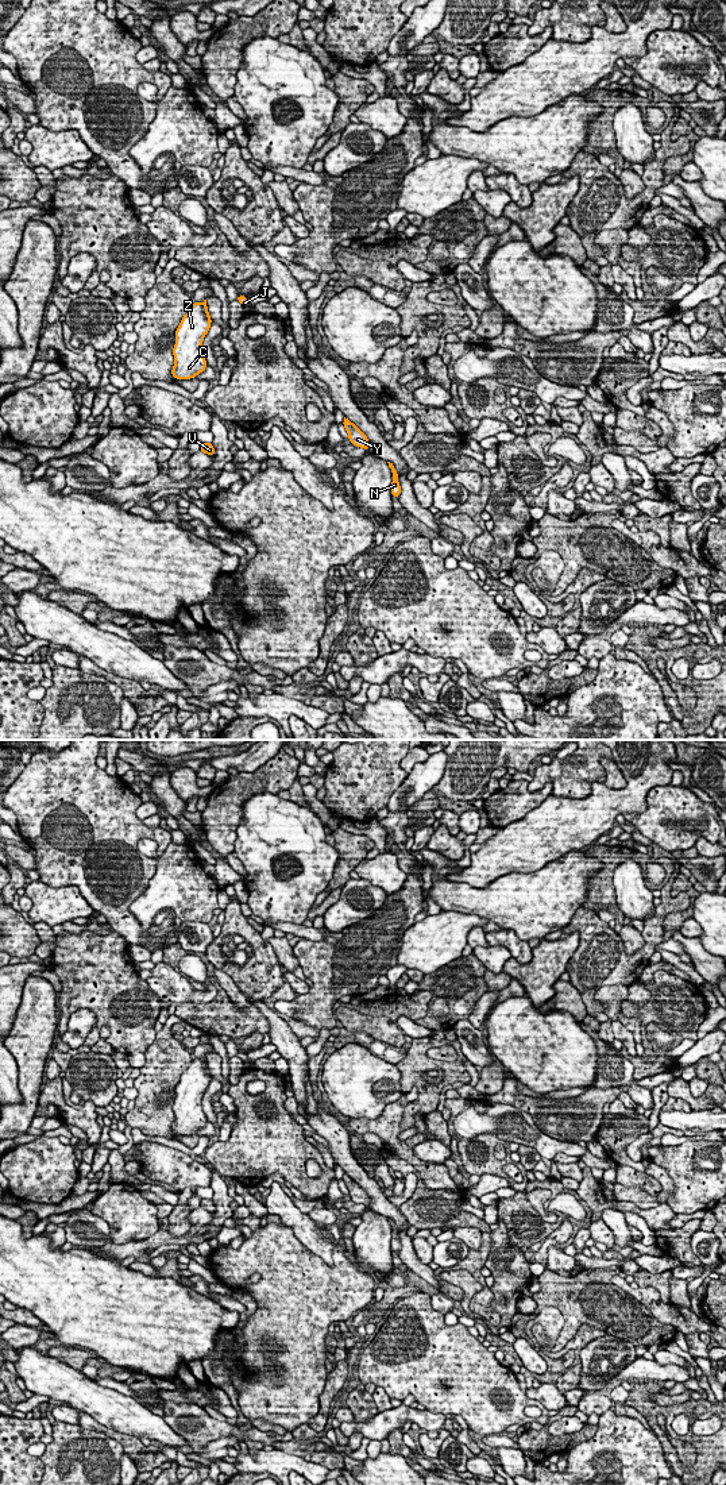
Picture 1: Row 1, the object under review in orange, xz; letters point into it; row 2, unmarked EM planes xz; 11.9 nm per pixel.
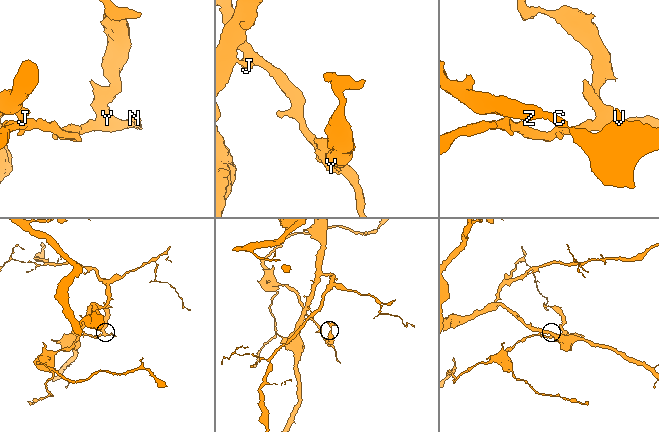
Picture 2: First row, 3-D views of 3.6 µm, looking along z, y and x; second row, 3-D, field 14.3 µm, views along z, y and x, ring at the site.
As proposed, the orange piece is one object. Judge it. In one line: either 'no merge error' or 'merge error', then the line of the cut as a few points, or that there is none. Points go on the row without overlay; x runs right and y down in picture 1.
merge error | xz (239, 1052), (244, 1053)

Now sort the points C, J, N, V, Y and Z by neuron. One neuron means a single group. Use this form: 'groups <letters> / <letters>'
groups C J V Z / N Y

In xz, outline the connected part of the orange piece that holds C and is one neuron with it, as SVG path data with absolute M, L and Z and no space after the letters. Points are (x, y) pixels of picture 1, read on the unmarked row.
M206 1056L192 1060L189 1068L181 1075L173 1104L175 1119L171 1131L175 1135L192 1135L206 1125L201 1102L211 1080Z

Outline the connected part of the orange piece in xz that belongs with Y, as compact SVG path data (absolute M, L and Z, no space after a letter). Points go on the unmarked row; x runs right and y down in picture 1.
M345 1173L343 1176L343 1181L348 1189L348 1195L350 1195L351 1200L368 1207L370 1197L368 1197L367 1192L354 1179L351 1179Z

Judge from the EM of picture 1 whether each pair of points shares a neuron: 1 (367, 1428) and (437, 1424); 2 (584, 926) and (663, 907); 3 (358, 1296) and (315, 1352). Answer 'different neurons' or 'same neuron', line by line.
1: same neuron
2: same neuron
3: same neuron

